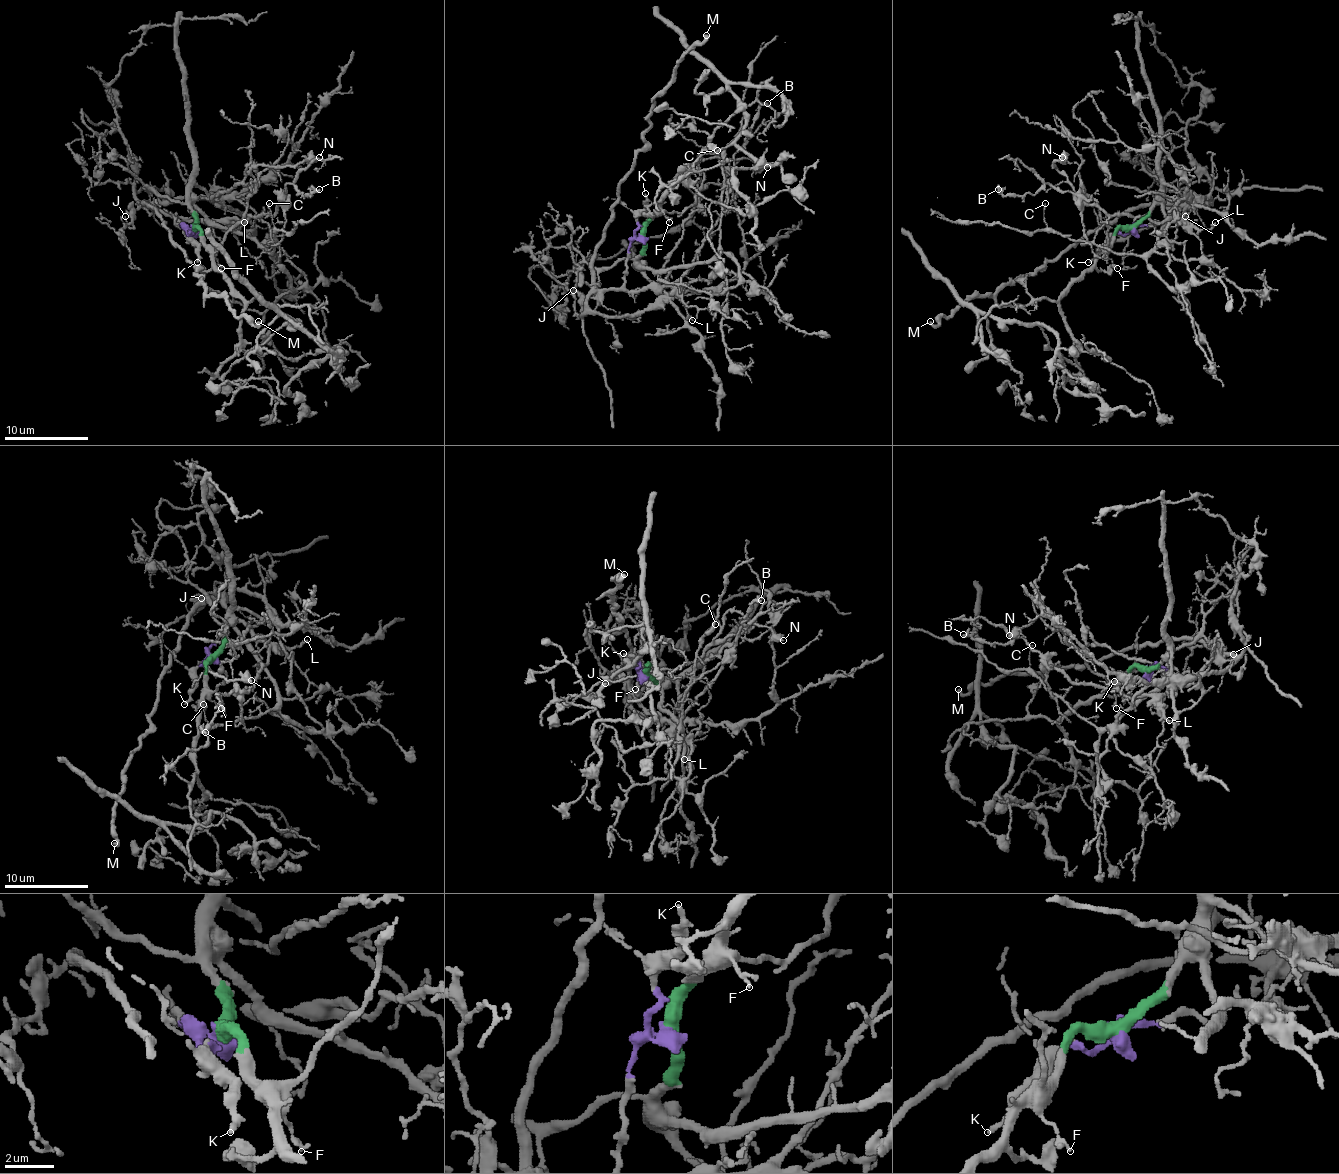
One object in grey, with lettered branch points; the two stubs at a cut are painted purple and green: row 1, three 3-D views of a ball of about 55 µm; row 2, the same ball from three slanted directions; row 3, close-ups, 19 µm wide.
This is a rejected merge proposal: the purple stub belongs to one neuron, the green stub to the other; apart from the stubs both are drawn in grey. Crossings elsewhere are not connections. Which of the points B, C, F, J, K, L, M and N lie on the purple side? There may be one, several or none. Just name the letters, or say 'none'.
B, J, K, L, M

